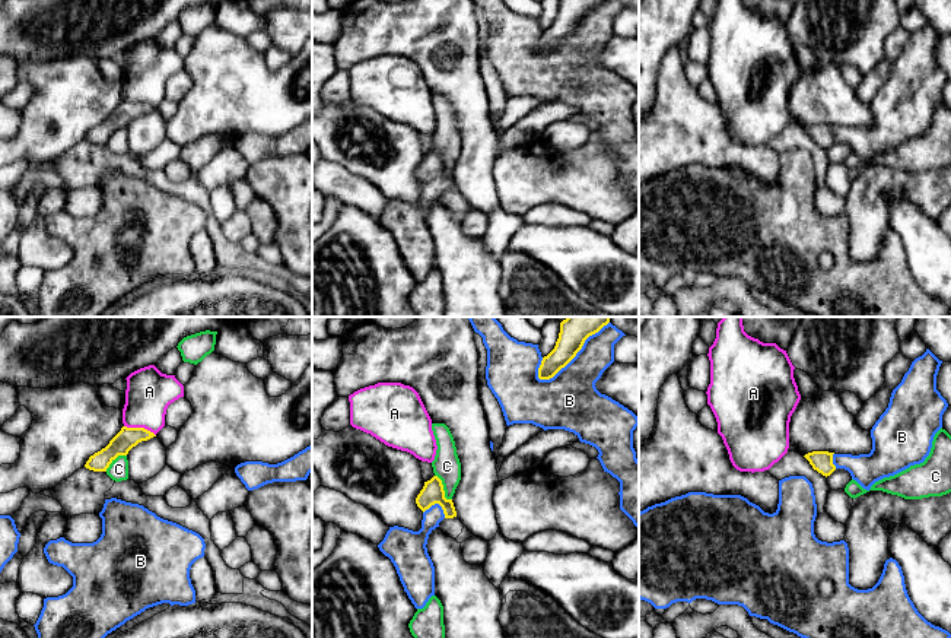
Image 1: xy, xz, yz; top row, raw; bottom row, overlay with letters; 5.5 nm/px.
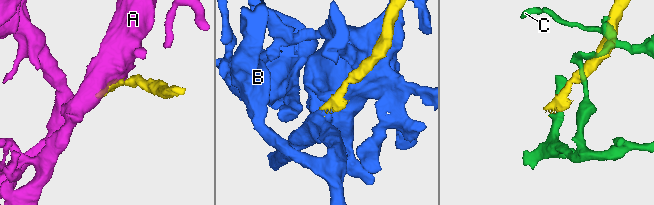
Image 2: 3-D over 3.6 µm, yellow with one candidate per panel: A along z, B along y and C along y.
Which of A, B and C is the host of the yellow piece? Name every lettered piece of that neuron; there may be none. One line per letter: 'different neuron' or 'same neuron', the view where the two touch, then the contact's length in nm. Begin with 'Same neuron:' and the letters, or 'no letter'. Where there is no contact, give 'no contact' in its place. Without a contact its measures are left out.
Same neuron: B
A: different neuron | xy | 190 nm
B: same neuron | xz | 460 nm
C: different neuron | xz | 170 nm

